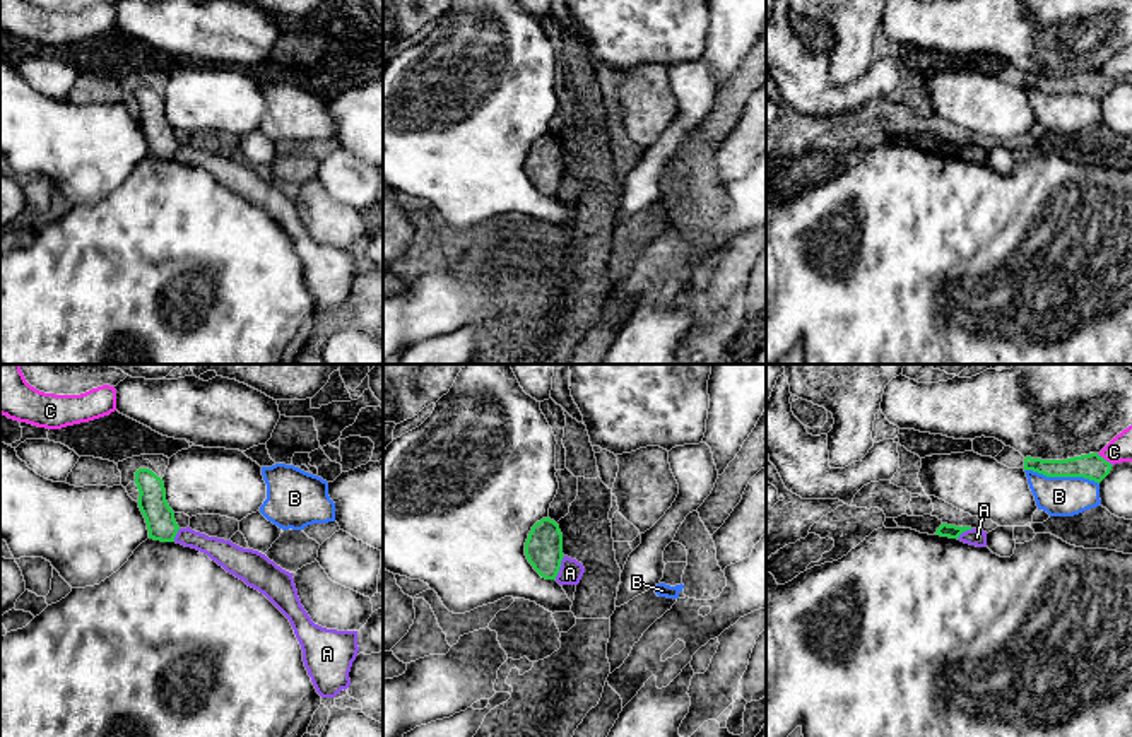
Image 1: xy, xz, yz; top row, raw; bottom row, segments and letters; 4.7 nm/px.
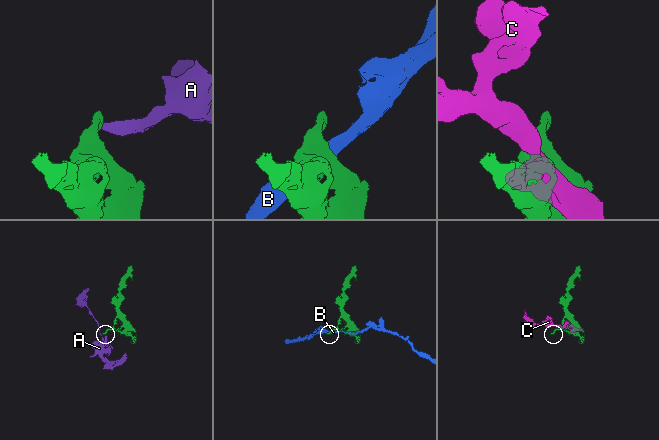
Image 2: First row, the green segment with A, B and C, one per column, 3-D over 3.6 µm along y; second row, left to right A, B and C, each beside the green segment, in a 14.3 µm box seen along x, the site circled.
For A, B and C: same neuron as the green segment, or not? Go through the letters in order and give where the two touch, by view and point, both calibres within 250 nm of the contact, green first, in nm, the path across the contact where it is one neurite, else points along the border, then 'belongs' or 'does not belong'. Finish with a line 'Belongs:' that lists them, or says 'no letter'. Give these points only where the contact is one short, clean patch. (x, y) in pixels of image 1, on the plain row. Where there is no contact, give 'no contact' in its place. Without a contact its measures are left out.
A: meets green in xz at (560, 183); 180 nm thick on the green side, 110 nm on the other; border along xz (565, 173), (554, 195); does not belong
B: meets green in yz at (1062, 93); 120 nm thick on the green side, 190 nm on the other; does not belong
C: meets green in yz at (1103, 76); 120 nm thick on the green side, 120 nm on the other; does not belong
Belongs: no letter

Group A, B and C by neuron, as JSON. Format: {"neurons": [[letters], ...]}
{"neurons": [["A"], ["B"], ["C"]]}

